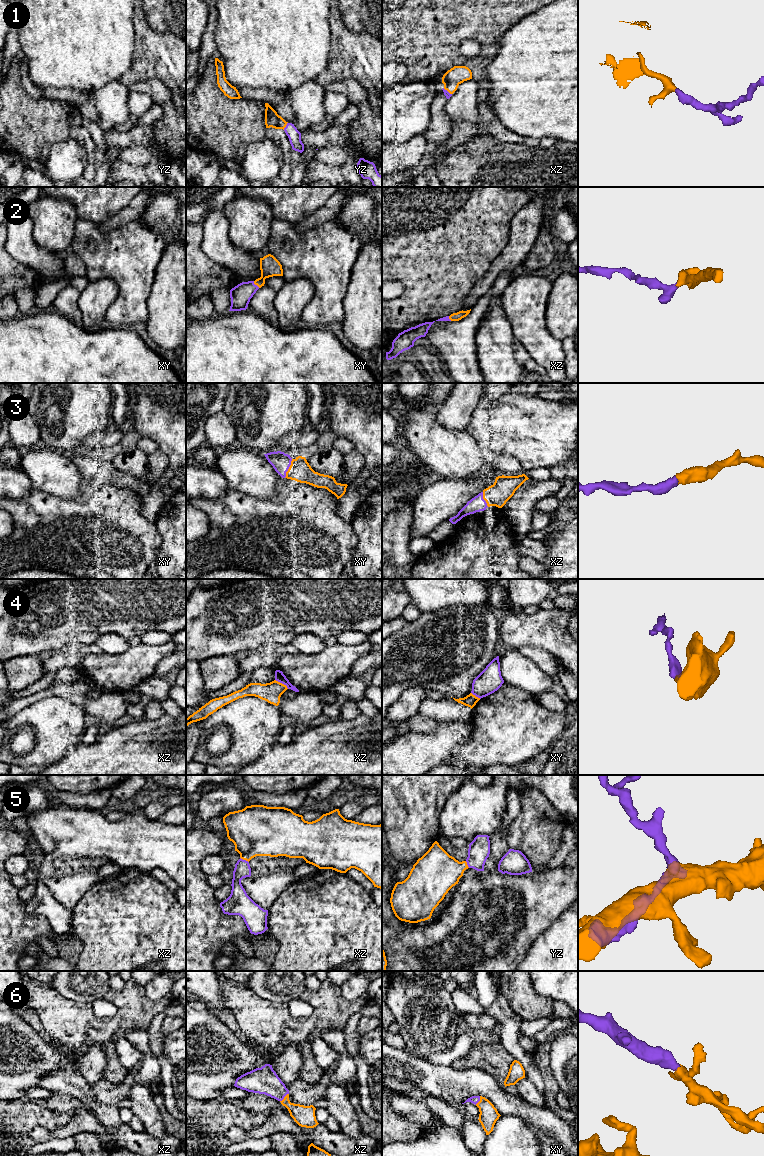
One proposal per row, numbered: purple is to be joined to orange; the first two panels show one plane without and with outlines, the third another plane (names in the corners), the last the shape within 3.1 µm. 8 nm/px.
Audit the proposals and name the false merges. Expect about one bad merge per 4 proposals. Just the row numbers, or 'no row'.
4

